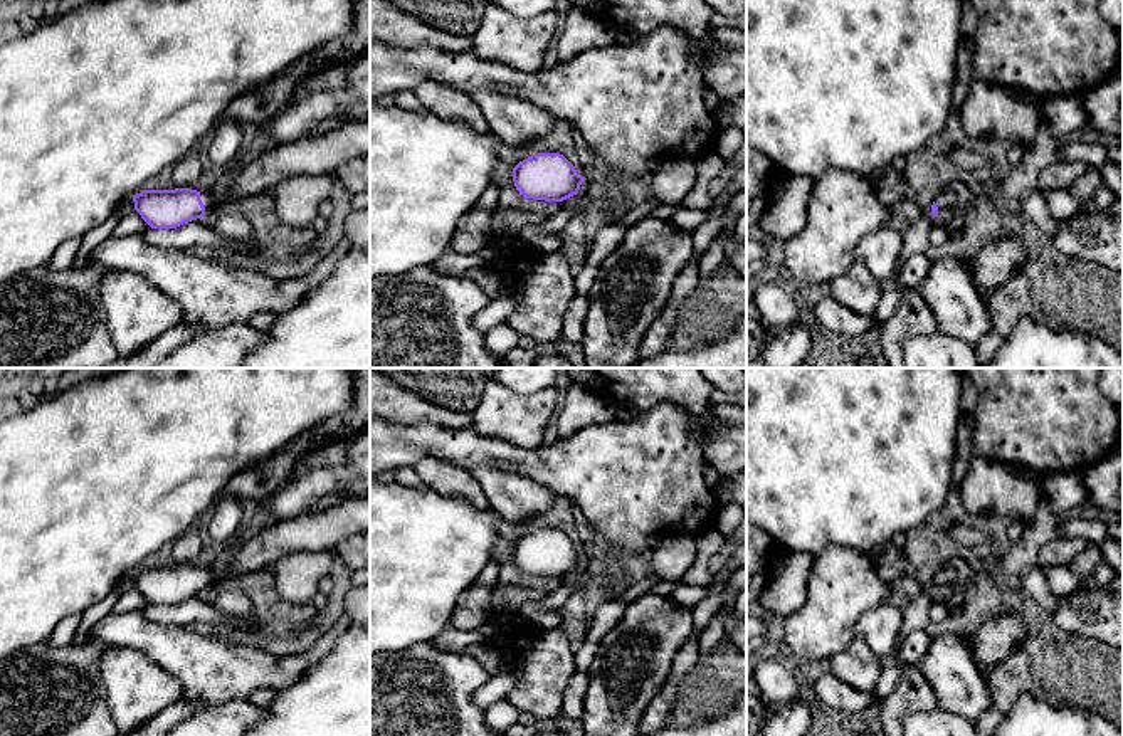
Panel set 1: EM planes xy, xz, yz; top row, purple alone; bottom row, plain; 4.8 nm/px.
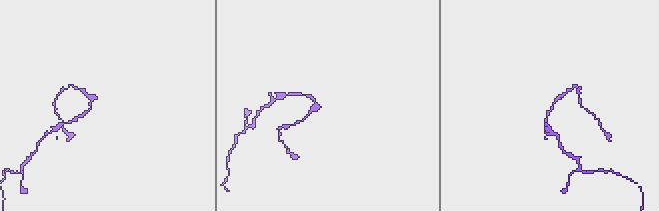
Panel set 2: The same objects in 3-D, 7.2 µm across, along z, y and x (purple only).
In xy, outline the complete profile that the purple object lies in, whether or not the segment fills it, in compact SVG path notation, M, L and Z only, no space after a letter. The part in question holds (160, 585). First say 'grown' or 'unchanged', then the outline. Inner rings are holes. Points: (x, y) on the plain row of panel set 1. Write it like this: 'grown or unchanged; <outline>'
grown; M370 497L335 499L272 528L256 531L222 571L192 565L143 566L133 573L134 586L151 605L177 605L208 593L225 578L272 568L291 553L336 549L345 538L368 529Z

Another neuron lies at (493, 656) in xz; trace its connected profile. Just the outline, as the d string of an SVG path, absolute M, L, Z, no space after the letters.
M472 637L467 645L454 652L476 657L491 676L511 672L518 664L518 652L496 639Z

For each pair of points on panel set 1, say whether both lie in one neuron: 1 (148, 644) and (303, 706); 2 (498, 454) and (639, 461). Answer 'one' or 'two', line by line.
1: two
2: one

